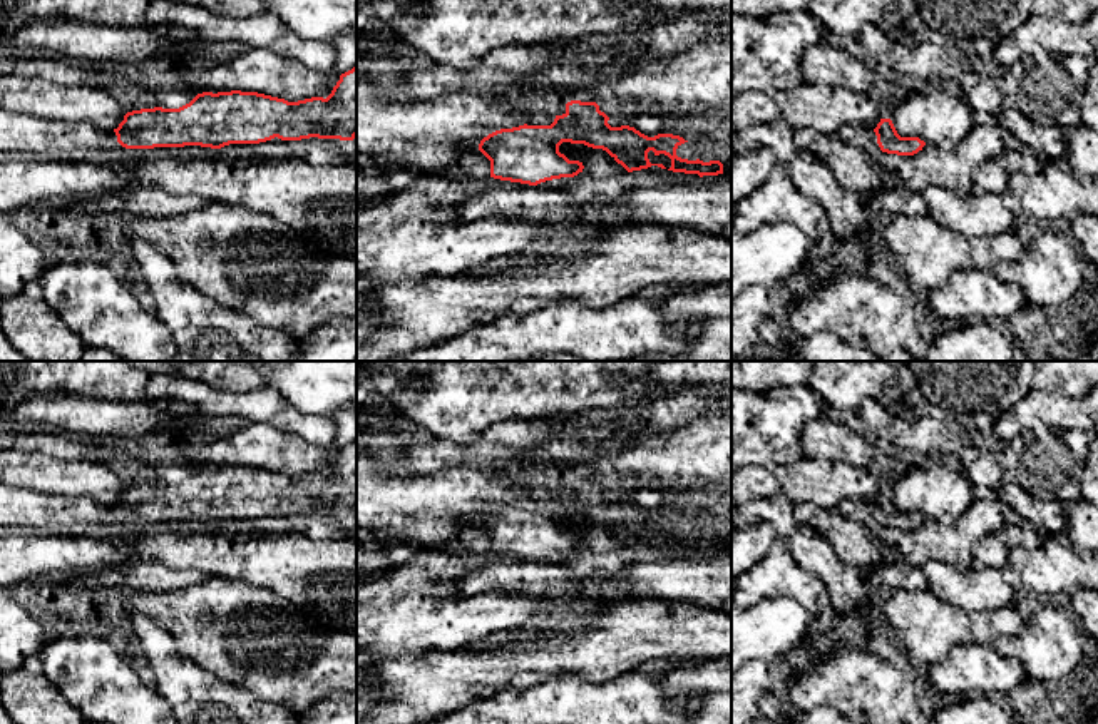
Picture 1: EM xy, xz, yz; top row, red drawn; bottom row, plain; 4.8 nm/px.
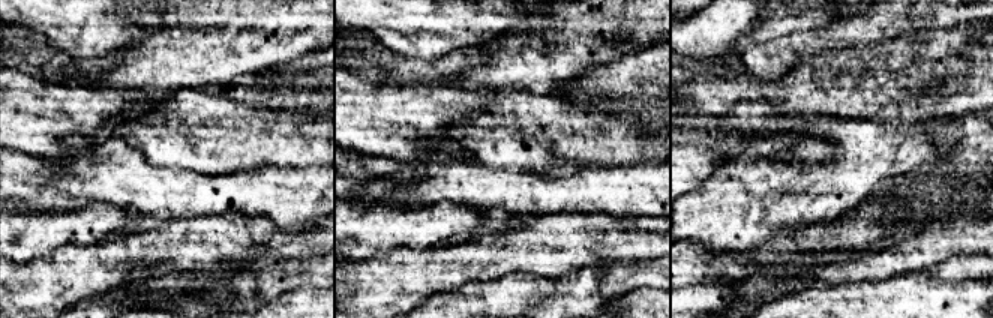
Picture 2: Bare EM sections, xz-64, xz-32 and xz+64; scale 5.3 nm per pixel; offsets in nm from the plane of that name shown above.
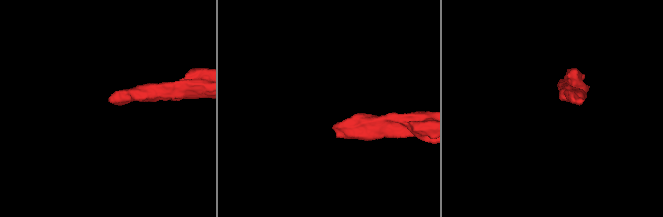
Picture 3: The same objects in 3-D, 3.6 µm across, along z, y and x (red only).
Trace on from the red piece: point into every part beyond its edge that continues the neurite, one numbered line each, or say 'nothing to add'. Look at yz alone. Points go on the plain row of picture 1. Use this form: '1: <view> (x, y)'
1: yz (854, 509)

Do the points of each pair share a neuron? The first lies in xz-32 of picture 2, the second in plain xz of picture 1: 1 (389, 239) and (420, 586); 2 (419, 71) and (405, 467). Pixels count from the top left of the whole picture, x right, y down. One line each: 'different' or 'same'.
1: same
2: same

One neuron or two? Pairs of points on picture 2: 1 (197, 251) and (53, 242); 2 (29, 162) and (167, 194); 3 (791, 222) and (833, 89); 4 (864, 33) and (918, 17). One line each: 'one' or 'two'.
1: two
2: one
3: two
4: one

